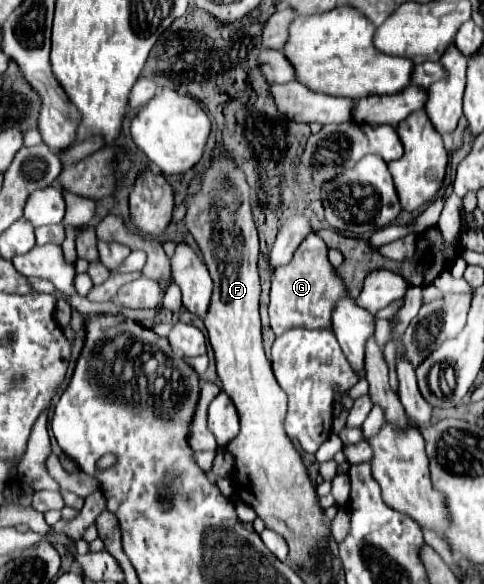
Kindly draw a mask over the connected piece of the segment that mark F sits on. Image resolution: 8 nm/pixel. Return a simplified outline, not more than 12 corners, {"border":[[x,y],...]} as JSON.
{"border":[[220,146],[182,224],[240,416],[234,488],[300,566],[330,524],[260,334],[250,186]]}

